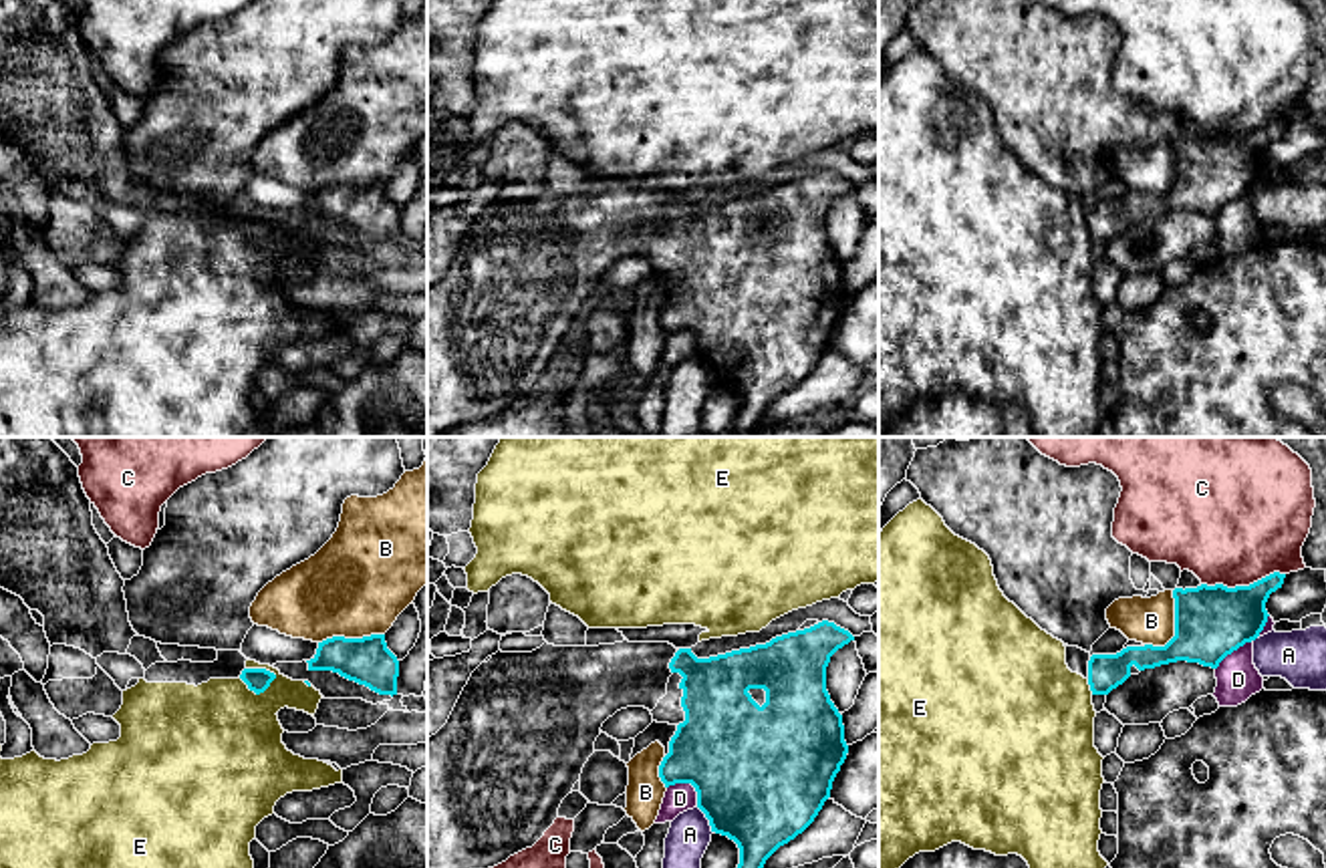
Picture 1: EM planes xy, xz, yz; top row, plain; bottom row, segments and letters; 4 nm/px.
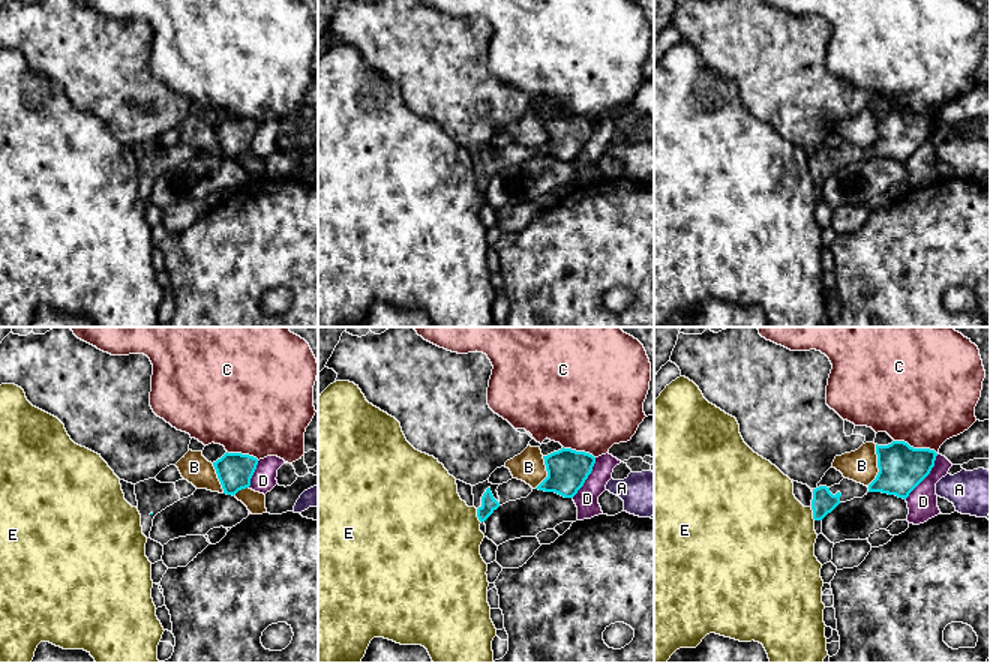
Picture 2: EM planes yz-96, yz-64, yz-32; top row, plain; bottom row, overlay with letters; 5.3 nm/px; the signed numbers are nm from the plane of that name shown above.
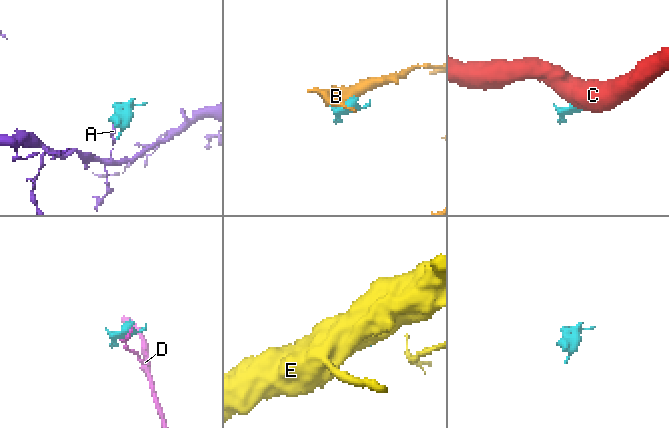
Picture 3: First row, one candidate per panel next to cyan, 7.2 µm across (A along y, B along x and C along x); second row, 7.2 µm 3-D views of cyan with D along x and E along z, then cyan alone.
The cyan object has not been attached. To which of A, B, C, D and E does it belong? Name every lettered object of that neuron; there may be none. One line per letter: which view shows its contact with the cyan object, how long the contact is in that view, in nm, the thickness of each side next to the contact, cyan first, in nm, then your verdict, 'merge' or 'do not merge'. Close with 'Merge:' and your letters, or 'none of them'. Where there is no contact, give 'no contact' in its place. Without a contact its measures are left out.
A: meets cyan in xz; contact 130 nm long; 500 nm thick on the cyan side, 170 nm on the other; do not merge
B: meets cyan in yz; contact 260 nm long; 280 nm thick on the cyan side, 190 nm on the other; do not merge
C: meets cyan in yz; contact 340 nm long; 280 nm thick on the cyan side, 480 nm on the other; do not merge
D: meets cyan in xz; contact 150 nm long; 480 nm thick on the cyan side, 120 nm on the other; do not merge
E: meets cyan in xy; contact 160 nm long; 100 nm thick on the cyan side, 480 nm on the other; do not merge
Merge: none of them

